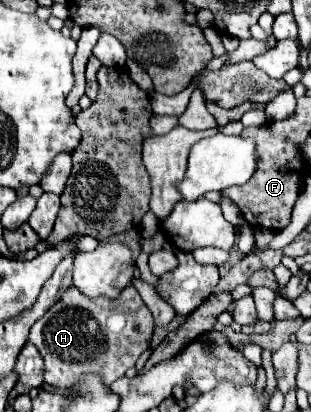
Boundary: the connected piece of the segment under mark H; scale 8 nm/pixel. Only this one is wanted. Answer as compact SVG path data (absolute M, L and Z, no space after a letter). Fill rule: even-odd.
M70 286L58 304L54 304L34 326L30 332L30 342L38 348L38 352L44 358L44 382L54 388L70 388L78 382L84 374L98 374L102 376L104 384L112 384L114 380L122 378L128 368L134 368L138 356L150 348L154 334L154 318L148 312L146 304L140 300L140 294L134 286L126 286L122 294L114 300L94 300L88 296L82 296L80 290Z

